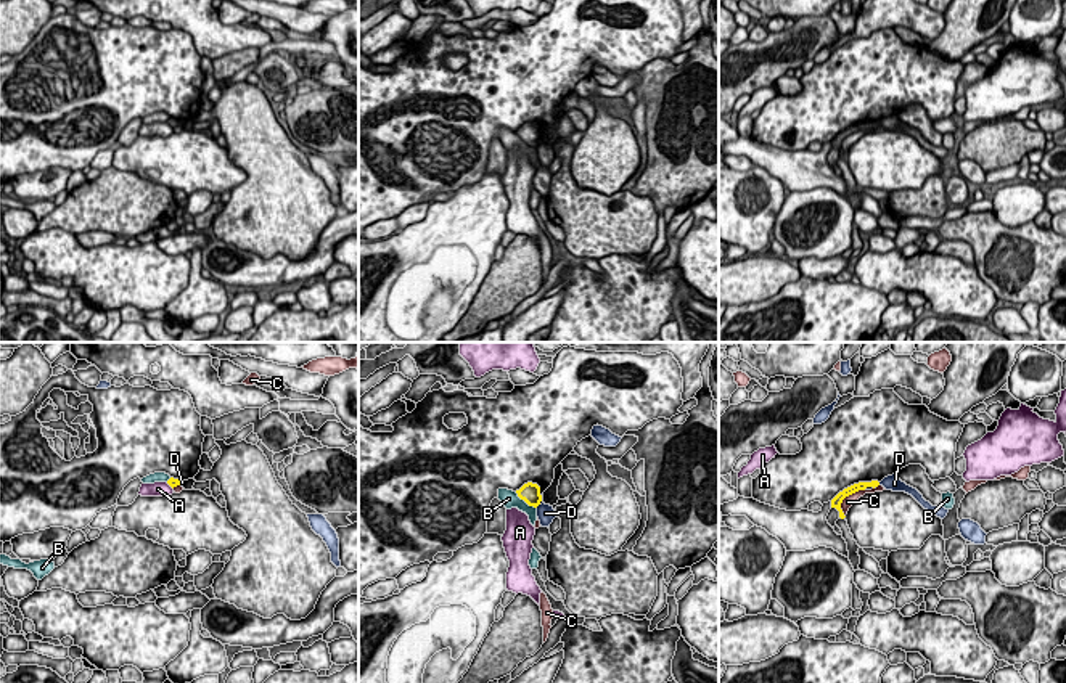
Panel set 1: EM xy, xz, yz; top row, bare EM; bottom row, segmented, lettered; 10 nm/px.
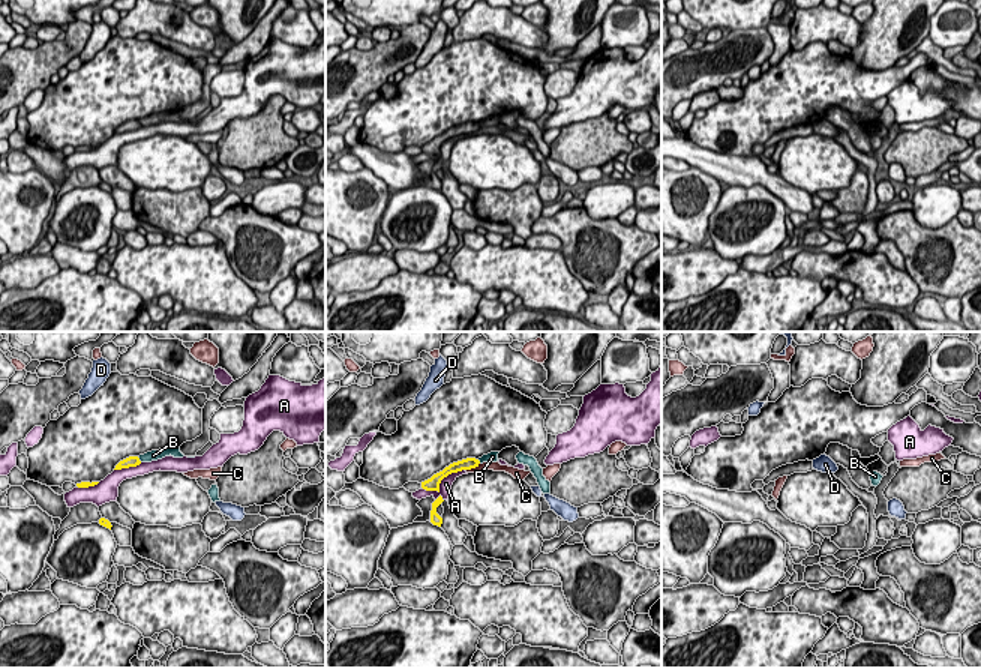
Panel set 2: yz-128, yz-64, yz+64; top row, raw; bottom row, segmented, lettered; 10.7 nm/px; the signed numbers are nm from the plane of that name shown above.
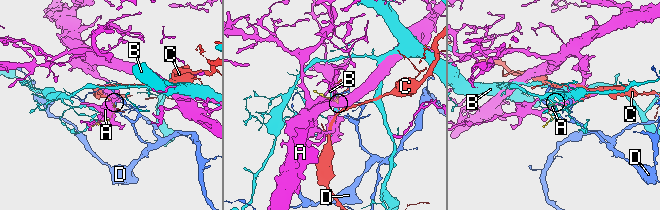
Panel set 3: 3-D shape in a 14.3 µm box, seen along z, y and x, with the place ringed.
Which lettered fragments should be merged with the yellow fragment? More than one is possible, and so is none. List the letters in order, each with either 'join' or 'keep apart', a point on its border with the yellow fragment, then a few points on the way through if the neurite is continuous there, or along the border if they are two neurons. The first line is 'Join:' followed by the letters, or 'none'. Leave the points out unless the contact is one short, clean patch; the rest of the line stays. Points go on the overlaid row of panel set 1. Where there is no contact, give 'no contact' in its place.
Join: none
A: keep apart; meets yellow in xy at (169, 484)
B: keep apart; meets yellow in xz at (526, 502)
C: keep apart; meets yellow in yz at (844, 497)
D: keep apart; meets yellow in xz at (537, 505); border along xz (539, 503), (536, 507)

